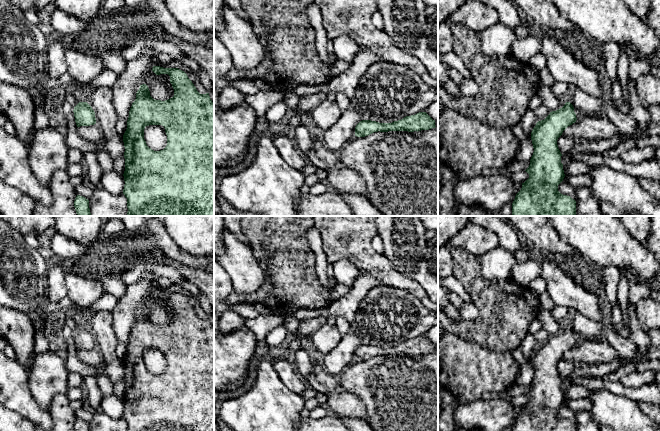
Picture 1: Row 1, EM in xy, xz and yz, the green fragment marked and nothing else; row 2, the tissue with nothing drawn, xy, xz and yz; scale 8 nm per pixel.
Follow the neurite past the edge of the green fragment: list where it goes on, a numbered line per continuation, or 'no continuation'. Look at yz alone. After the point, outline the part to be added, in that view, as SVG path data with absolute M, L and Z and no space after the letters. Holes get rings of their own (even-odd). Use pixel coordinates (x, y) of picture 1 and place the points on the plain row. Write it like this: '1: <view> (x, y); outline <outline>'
1: yz (580, 338); outline M574 332L574 336L576 338L577 344L582 343L586 338L584 335L582 335L582 334L578 333L578 332Z

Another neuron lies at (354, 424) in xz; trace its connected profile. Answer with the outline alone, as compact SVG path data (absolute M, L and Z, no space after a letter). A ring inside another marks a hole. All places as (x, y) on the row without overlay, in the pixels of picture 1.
M340 416L340 418L345 422L350 431L374 431L365 420L344 416Z

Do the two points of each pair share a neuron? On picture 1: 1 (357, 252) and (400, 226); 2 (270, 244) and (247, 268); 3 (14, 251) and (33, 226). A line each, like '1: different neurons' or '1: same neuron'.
1: different neurons
2: different neurons
3: different neurons

